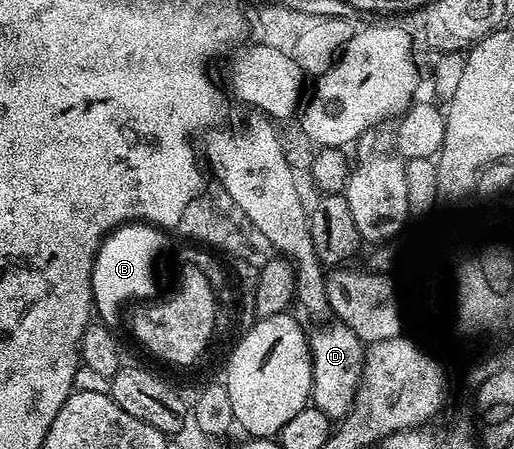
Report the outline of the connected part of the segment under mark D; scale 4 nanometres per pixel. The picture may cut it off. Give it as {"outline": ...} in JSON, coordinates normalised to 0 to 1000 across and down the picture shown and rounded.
{"outline":[[[660,717],[634,719],[625,735],[603,737],[605,895],[638,933],[660,935],[681,913],[683,895],[704,833],[710,771],[698,751]]]}

